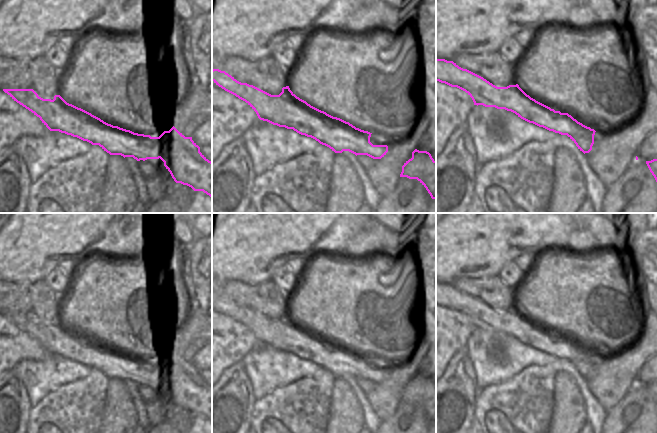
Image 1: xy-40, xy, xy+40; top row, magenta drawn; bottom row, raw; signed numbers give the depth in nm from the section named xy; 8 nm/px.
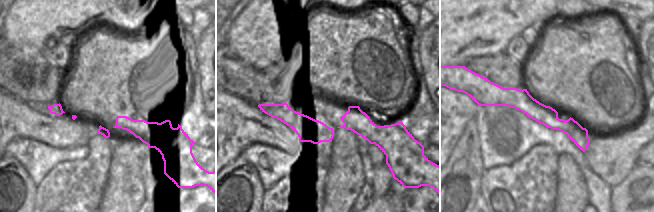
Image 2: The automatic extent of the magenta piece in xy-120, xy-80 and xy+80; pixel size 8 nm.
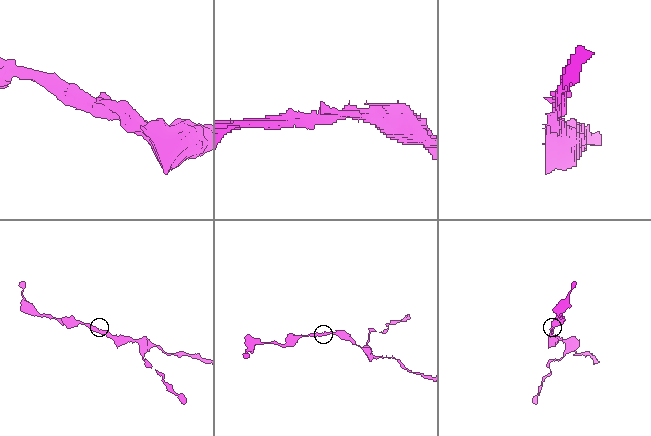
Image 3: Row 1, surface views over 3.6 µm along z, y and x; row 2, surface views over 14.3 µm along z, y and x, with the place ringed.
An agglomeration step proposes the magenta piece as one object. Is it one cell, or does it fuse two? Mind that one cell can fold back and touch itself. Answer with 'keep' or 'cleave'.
keep

